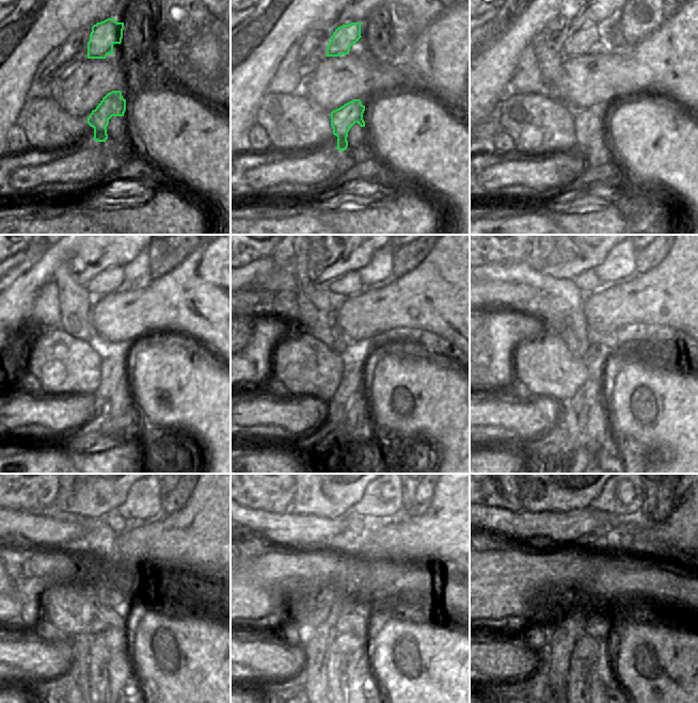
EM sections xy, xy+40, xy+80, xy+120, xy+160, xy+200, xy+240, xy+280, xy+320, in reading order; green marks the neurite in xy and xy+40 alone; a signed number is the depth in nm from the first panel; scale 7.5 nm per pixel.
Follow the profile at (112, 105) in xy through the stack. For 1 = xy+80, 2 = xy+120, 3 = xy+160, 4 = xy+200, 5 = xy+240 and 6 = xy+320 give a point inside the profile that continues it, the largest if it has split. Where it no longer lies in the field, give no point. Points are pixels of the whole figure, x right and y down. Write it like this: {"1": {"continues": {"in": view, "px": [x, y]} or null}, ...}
{"1": {"continues": {"in": "xy+80", "px": [587, 122]}}, "2": {"continues": {"in": "xy+120", "px": [113, 355]}}, "3": {"continues": {"in": "xy+160", "px": [353, 356]}}, "4": {"continues": {"in": "xy+200", "px": [572, 413]}}, "5": {"continues": {"in": "xy+240", "px": [89, 654]}}, "6": {"continues": {"in": "xy+320", "px": [572, 655]}}}

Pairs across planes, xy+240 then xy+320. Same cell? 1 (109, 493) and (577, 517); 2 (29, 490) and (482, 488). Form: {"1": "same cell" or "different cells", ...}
{"1": "different cells", "2": "same cell"}

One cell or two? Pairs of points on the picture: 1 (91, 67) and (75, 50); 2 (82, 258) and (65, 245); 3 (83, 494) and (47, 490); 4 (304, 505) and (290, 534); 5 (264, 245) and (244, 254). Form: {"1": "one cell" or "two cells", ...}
{"1": "two cells", "2": "two cells", "3": "two cells", "4": "two cells", "5": "one cell"}

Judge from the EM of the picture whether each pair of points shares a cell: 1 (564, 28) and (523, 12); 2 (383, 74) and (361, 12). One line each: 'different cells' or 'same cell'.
1: different cells
2: different cells

